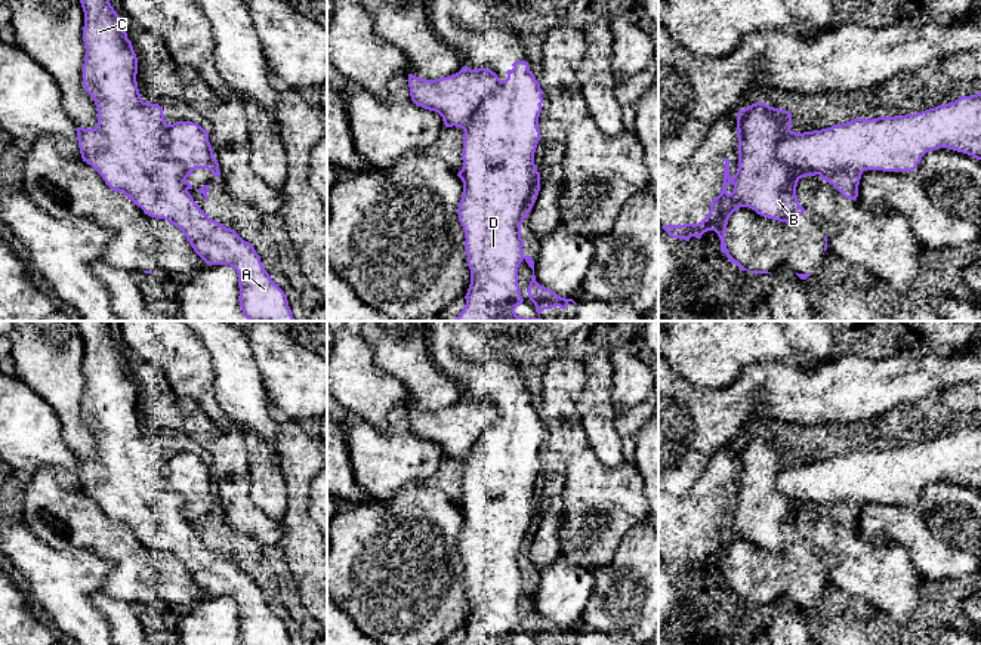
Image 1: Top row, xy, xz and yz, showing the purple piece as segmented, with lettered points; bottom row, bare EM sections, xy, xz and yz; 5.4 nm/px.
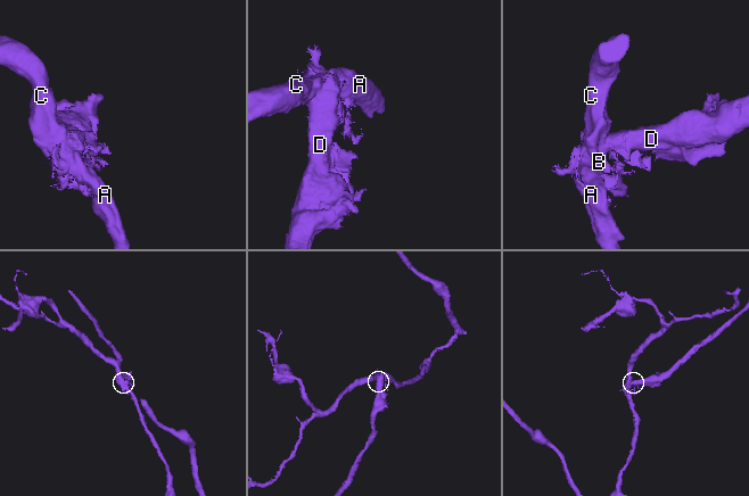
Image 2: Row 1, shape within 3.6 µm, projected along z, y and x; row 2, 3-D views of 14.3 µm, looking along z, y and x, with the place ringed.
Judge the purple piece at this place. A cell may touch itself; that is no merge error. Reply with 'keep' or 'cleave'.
cleave

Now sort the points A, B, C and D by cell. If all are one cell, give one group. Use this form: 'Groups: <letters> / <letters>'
Groups: A B C / D

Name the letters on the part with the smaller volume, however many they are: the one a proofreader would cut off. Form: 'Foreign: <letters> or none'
Foreign: D

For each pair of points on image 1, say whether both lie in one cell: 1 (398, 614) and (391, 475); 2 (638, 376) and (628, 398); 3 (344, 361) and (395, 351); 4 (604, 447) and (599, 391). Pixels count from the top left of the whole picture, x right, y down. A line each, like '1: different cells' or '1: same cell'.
1: different cells
2: same cell
3: different cells
4: same cell

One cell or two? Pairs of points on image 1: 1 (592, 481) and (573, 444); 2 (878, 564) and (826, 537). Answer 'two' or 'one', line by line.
1: two
2: one

